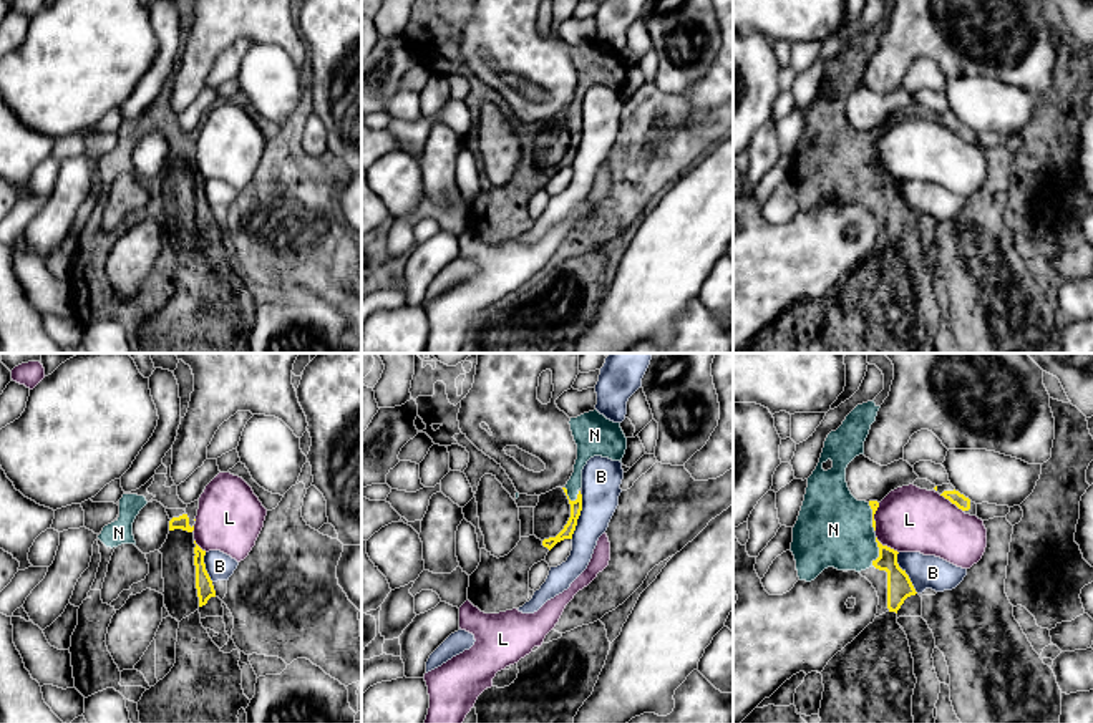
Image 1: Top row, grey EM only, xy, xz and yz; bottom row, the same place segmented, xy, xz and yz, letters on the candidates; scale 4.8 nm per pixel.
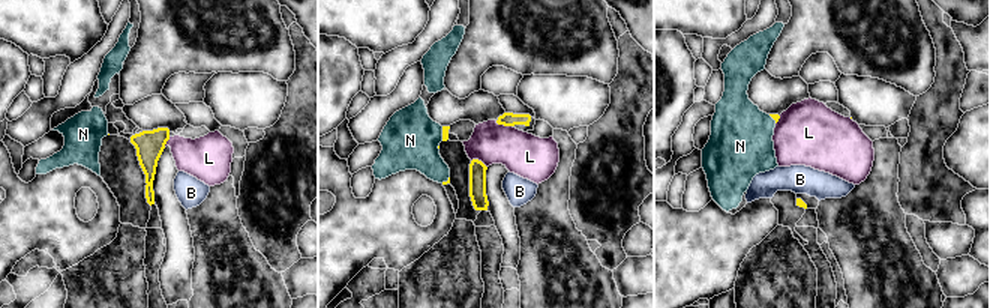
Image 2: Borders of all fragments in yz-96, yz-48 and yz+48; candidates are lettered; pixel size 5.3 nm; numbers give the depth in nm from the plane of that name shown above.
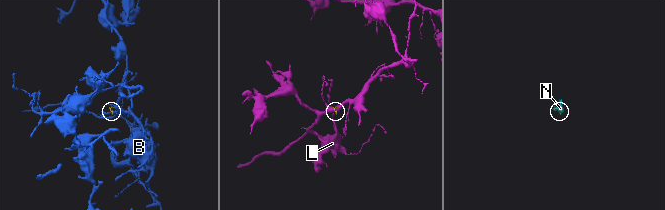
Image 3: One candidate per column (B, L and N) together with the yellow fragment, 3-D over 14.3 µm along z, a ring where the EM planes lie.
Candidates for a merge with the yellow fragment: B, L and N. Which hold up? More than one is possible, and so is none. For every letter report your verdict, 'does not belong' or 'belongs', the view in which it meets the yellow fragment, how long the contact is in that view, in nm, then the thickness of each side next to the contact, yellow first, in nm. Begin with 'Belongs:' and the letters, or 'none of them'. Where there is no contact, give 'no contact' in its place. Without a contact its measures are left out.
Belongs: N
B: does not belong; meets yellow in xz; contact 220 nm long; 60 nm thick on the yellow side, 190 nm on the other
L: does not belong; meets yellow in yz; contact 140 nm long; 120 nm thick on the yellow side, 320 nm on the other
N: belongs; meets yellow in yz; contact 140 nm long; 120 nm thick on the yellow side, 360 nm on the other

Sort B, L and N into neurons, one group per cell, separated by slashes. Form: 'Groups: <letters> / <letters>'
Groups: B / L / N

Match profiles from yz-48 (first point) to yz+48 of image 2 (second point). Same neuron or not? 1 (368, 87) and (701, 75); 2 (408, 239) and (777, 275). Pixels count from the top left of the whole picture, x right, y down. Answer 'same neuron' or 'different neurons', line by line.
1: same neuron
2: different neurons

